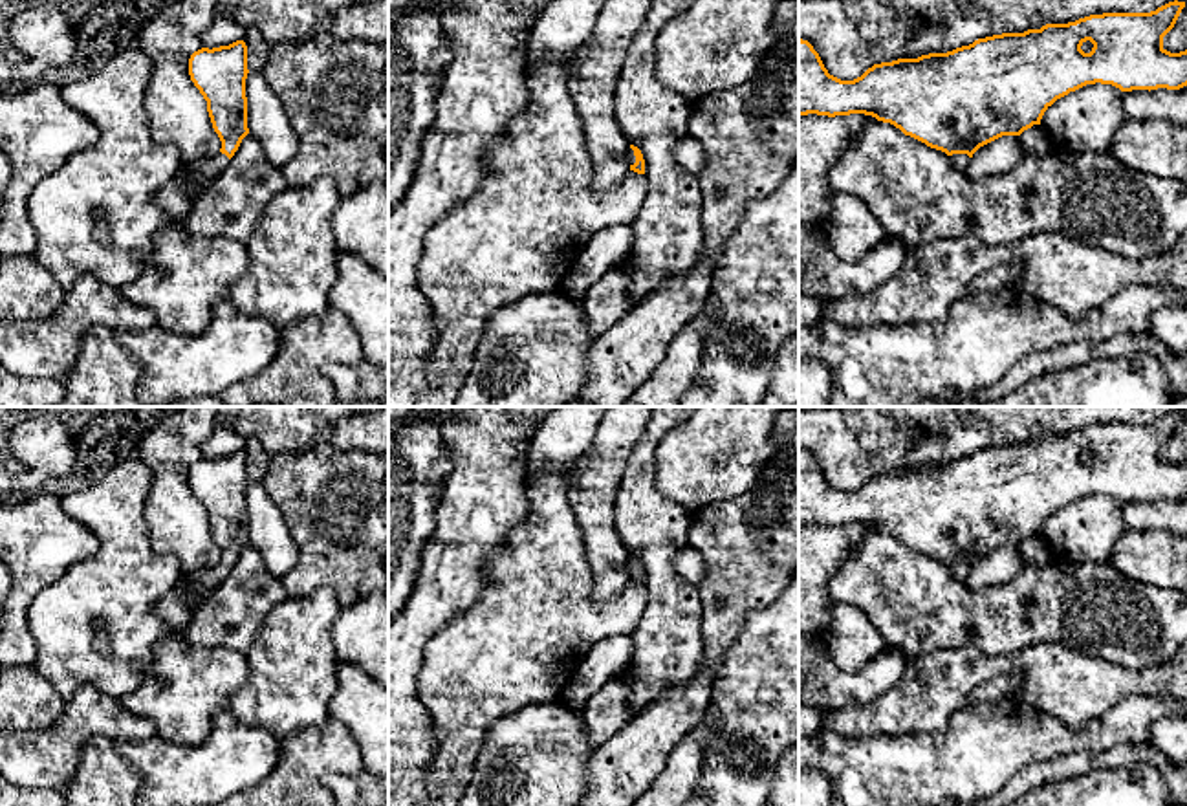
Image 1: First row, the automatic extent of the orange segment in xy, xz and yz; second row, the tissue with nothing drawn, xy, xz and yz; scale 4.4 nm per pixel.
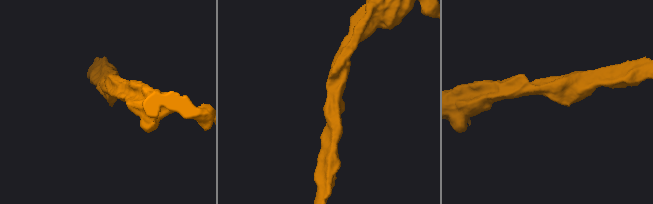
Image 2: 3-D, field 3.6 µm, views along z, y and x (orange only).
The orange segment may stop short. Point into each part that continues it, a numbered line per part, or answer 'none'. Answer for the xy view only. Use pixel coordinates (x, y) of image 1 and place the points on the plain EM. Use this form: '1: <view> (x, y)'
1: xy (174, 609)

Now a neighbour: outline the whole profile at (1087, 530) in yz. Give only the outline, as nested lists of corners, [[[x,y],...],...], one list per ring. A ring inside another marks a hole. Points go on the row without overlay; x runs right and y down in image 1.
[[[1086,495],[1048,517],[1040,537],[1055,559],[1110,564],[1116,542],[1128,529],[1123,506],[1112,495]]]

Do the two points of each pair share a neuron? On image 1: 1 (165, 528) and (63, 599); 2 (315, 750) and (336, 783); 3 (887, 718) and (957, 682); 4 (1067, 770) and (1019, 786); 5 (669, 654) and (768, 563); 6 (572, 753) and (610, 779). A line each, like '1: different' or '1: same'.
1: different
2: different
3: same
4: same
5: different
6: different

